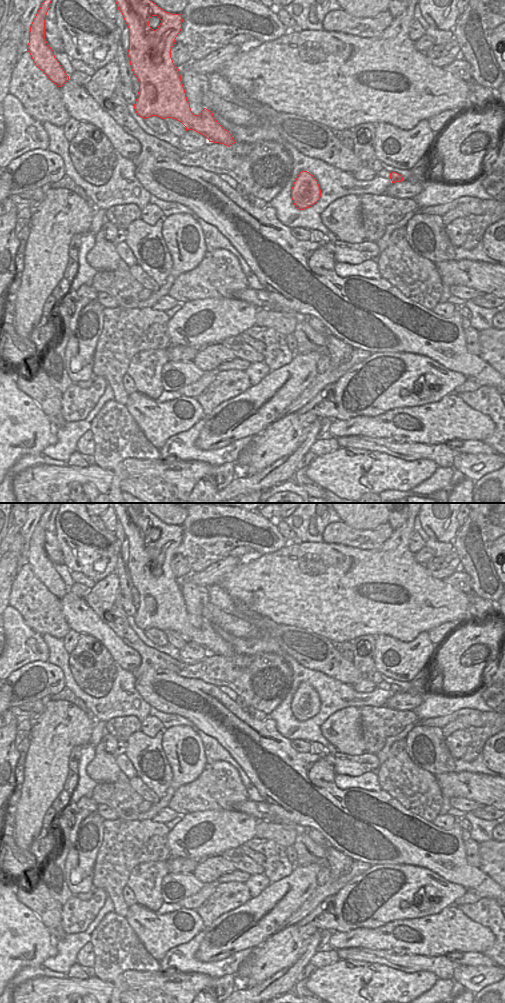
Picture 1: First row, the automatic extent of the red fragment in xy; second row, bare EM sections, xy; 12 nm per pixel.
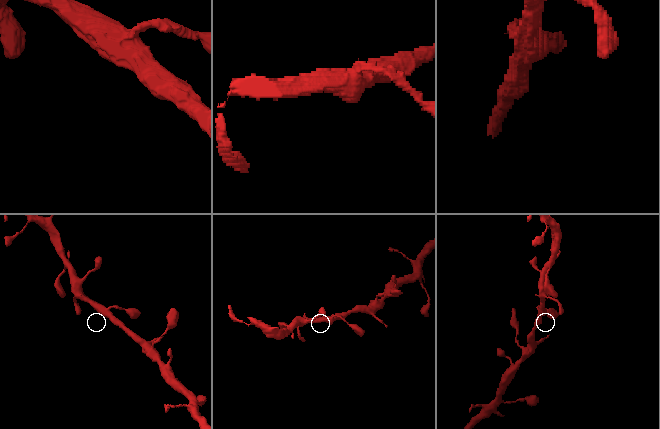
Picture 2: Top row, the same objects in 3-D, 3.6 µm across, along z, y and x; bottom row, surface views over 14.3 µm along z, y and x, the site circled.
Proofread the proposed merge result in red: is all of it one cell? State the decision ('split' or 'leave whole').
leave whole

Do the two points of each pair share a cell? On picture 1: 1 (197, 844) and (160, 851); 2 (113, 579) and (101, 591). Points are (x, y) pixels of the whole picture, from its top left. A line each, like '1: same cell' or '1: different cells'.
1: different cells
2: same cell

